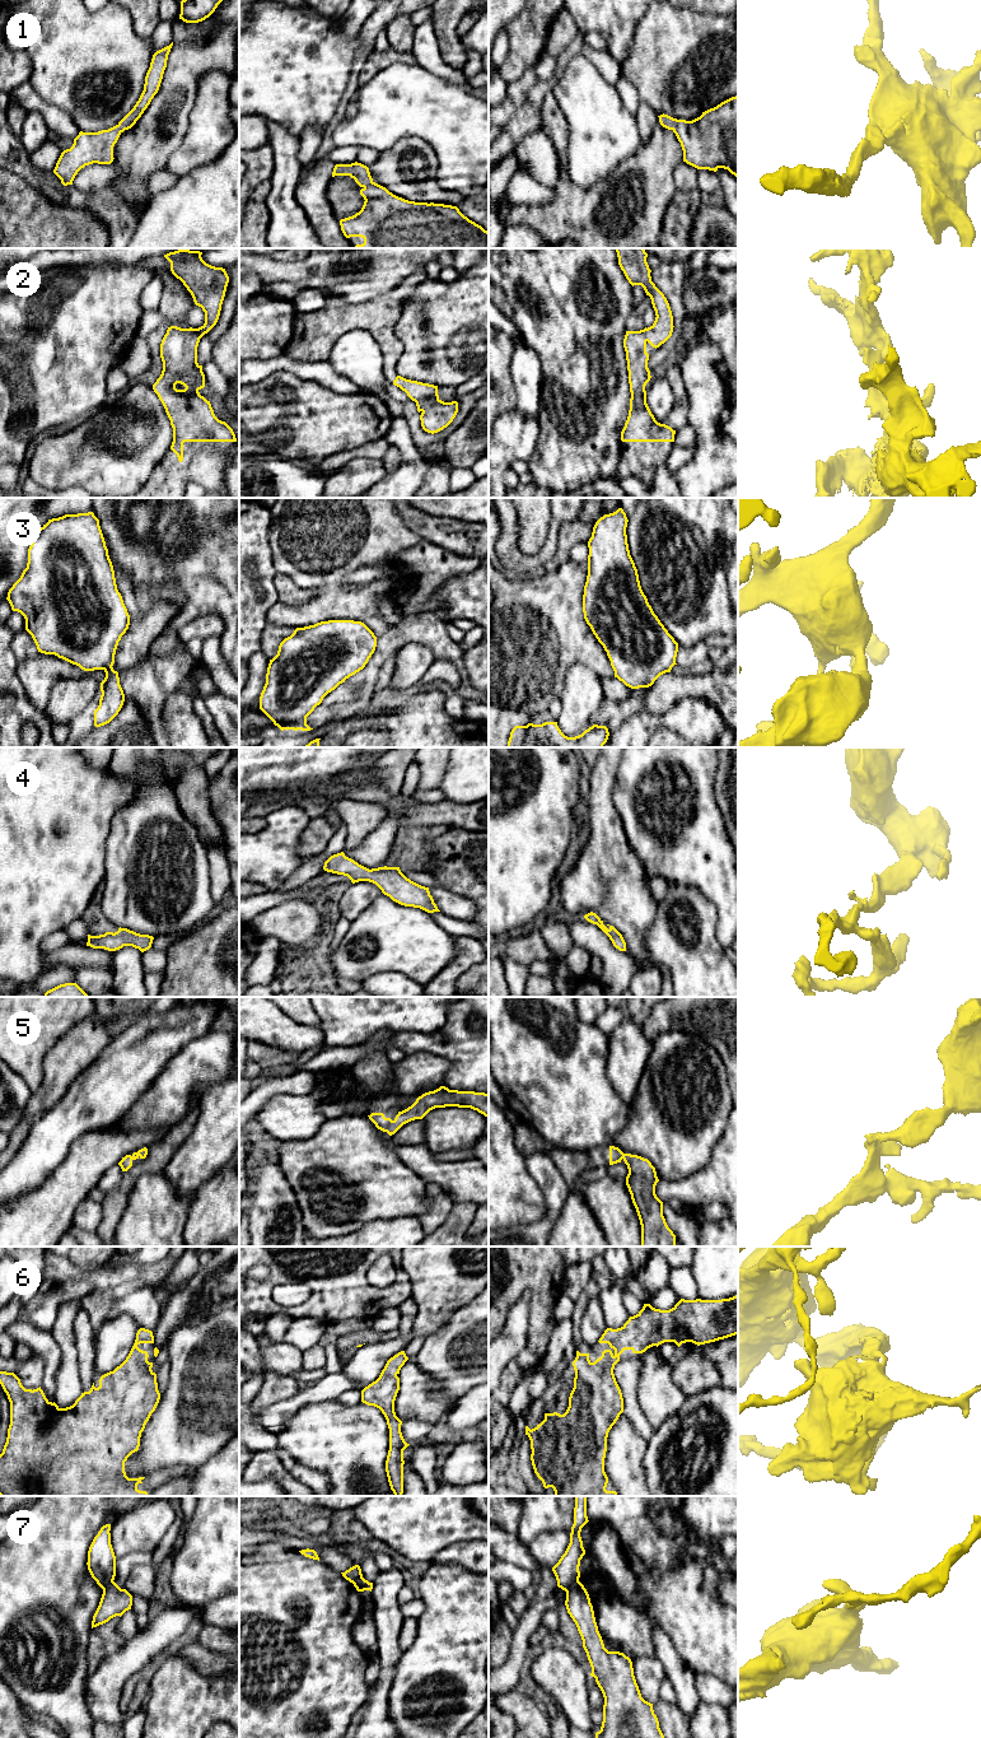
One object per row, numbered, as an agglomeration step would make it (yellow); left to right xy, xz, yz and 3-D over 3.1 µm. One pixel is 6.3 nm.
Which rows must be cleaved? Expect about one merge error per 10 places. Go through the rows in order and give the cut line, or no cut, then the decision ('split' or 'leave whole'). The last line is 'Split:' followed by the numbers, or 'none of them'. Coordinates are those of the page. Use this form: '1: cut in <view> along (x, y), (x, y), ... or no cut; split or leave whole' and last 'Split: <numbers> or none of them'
1: no cut; leave whole
2: no cut; leave whole
3: no cut; leave whole
4: no cut; leave whole
5: no cut; leave whole
6: no cut; leave whole
7: cut in yz along (578, 1580), (566, 1592); split
Split: 7

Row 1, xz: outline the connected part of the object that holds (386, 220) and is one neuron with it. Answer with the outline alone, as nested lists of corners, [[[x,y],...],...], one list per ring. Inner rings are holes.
[[[361,163],[336,164],[332,172],[335,176],[350,176],[361,187],[360,195],[364,197],[364,205],[359,213],[340,220],[341,230],[346,238],[361,237],[363,244],[354,248],[489,248],[489,232],[481,225],[464,216],[457,206],[415,202],[398,197],[386,187],[375,183],[370,176],[369,168]]]

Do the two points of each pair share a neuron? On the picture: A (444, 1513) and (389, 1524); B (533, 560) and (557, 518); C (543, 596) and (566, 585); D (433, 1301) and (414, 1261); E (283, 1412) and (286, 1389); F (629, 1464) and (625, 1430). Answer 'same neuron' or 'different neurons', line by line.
A: same neuron
B: same neuron
C: same neuron
D: same neuron
E: different neurons
F: same neuron

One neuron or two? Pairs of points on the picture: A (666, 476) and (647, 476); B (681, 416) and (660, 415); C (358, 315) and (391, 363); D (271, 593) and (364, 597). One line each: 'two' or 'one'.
A: two
B: two
C: one
D: two

